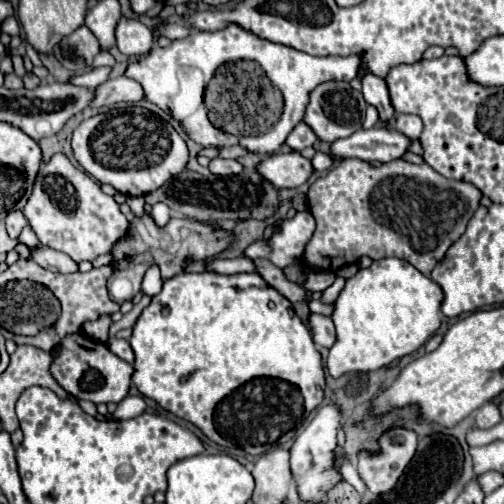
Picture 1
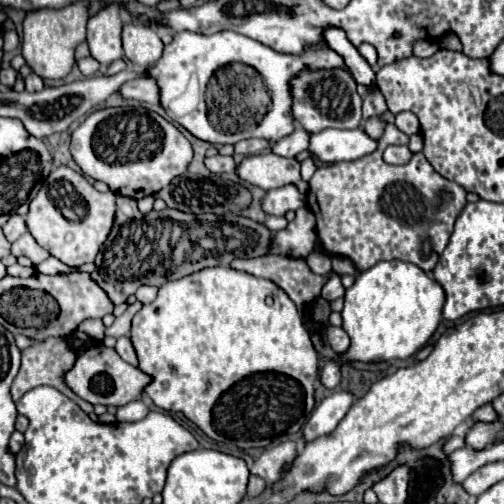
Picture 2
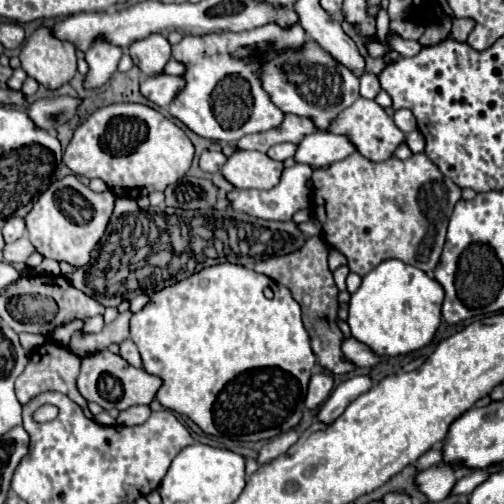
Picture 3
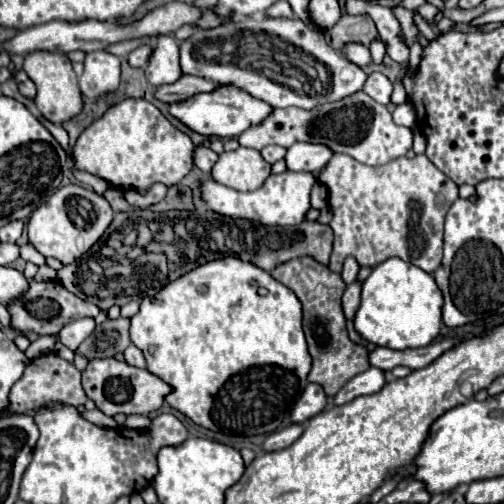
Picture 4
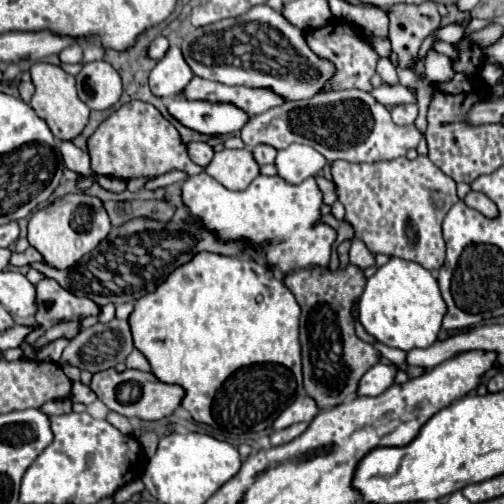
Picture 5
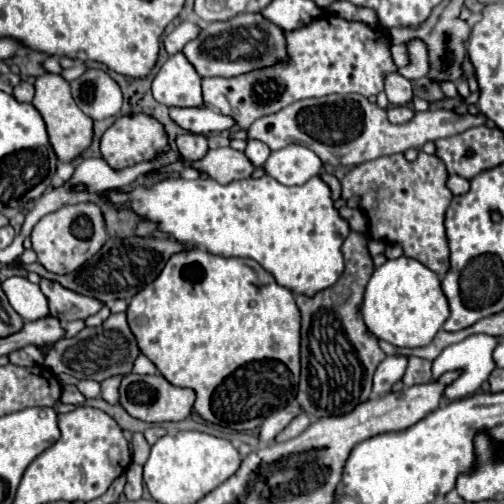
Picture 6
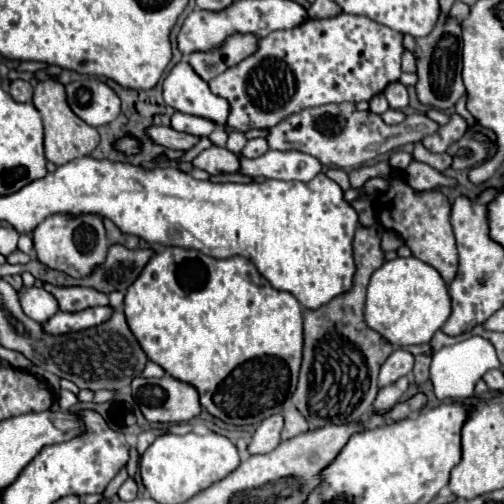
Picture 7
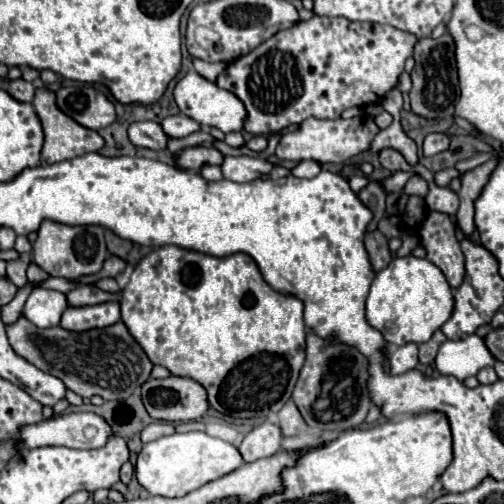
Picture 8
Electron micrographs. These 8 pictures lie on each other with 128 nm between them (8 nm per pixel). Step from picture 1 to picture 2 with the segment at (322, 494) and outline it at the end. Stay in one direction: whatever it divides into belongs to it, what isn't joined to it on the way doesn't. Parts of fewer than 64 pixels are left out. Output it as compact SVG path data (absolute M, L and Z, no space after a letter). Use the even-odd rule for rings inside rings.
M344 390L332 392L328 398L324 398L314 408L308 422L304 424L304 440L314 440L318 436L332 432L340 424L340 420L346 416L352 402L354 402L354 394Z

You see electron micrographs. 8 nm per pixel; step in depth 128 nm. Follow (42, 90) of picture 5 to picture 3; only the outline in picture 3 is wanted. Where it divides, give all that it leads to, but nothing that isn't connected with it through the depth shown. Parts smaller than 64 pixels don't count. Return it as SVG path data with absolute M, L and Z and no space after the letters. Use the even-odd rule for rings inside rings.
M48 28L36 30L20 52L22 70L40 86L58 90L76 74L76 48L56 40Z

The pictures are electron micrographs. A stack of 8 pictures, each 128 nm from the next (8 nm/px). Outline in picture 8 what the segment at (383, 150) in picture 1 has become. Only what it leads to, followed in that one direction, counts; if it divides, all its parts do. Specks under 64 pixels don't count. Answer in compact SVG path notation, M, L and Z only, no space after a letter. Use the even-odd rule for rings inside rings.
M224 156L222 174L232 182L250 182L270 172L272 164L258 156ZM304 160L300 162L294 170L292 170L292 176L298 176L298 178L312 178L316 174L320 174L320 164L314 162L314 160Z

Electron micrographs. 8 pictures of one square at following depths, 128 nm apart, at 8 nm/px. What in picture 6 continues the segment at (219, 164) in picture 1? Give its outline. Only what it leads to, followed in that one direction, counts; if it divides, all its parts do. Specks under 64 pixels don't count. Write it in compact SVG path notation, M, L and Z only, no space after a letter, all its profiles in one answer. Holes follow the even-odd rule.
M200 134L176 136L176 146L178 146L178 152L186 160L200 160L200 156L204 156L204 152L208 152L206 136L200 136Z

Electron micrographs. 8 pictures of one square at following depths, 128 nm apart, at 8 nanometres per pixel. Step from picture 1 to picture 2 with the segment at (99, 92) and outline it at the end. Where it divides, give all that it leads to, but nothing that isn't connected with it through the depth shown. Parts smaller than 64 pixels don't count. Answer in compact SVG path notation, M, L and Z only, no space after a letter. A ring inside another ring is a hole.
M136 78L124 84L120 90L124 98L130 100L140 100L140 102L150 102L150 104L160 104L160 88L154 78Z

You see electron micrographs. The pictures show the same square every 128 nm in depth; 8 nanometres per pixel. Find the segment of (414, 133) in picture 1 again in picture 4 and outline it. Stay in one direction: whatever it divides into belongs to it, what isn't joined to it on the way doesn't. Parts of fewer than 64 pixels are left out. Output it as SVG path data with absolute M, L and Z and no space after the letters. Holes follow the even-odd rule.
M404 102L404 104L396 106L392 116L394 116L396 124L406 126L406 128L416 128L416 108L410 102Z

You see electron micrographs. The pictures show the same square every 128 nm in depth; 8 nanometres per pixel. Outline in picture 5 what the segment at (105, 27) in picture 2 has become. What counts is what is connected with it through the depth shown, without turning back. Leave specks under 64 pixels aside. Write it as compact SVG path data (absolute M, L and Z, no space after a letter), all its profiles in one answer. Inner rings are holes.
M90 62L82 66L76 76L78 98L90 110L108 110L122 96L122 82L118 72L108 62Z

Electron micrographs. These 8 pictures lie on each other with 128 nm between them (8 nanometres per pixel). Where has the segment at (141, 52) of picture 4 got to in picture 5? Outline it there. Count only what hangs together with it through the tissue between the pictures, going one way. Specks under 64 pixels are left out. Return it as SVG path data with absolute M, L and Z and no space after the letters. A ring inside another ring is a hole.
M158 36L152 44L150 44L150 48L148 48L148 54L150 54L150 58L154 58L154 60L160 60L164 54L166 54L166 50L170 48L170 42L168 42L168 38L166 36Z

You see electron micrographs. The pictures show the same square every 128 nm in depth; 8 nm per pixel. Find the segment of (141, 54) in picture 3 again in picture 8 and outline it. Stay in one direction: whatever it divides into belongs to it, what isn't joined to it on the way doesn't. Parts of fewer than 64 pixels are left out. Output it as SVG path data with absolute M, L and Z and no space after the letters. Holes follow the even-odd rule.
M188 72L178 82L178 86L174 90L174 98L176 98L176 104L180 106L180 112L186 114L186 116L190 116L192 120L196 120L202 126L216 126L222 132L234 132L234 130L240 132L244 128L246 108L244 108L242 100L236 94L218 88L214 82L202 78L196 72Z

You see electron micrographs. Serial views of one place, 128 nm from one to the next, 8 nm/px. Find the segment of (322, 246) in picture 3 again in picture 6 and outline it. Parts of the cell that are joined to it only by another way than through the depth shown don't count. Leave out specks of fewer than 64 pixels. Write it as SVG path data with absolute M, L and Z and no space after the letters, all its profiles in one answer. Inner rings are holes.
M352 232L342 246L346 270L340 280L314 298L296 296L302 314L302 376L296 400L306 414L316 418L342 416L370 400L374 370L386 358L378 338L366 328L360 314L364 288L374 272L368 240L366 232Z

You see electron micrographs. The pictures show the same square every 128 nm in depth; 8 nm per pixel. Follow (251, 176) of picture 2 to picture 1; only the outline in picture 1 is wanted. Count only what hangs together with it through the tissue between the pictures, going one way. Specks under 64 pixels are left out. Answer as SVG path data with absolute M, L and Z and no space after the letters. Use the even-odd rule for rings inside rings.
M278 152L256 166L258 174L274 188L300 188L312 174L312 164L298 152Z

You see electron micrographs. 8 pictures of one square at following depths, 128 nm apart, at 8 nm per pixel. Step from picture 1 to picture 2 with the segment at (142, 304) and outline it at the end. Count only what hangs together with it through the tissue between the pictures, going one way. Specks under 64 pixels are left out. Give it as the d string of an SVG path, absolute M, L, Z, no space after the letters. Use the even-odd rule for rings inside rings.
M134 302L132 306L128 306L126 312L124 312L122 316L118 316L110 328L106 328L106 336L114 336L114 338L126 336L126 334L130 332L130 322L132 322L134 314L136 314L140 308L142 308L140 302Z

